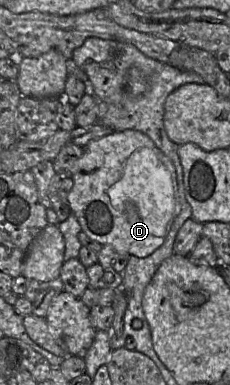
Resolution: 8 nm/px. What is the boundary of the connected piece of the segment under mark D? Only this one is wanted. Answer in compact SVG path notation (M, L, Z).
M137 130L114 131L109 135L90 141L84 147L84 153L75 164L75 172L72 179L74 185L68 195L67 203L71 212L76 216L82 231L92 240L97 241L101 245L110 245L121 254L132 255L138 258L145 258L151 255L164 244L175 218L181 212L182 205L180 204L180 196L178 193L177 175L172 161L146 134Z

